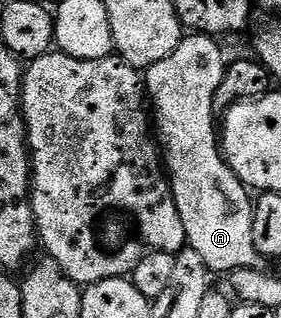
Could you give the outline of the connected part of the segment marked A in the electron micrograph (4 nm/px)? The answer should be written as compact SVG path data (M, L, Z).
M191 33L184 36L177 51L155 64L145 73L145 91L151 106L155 135L171 183L171 194L177 205L182 226L185 227L188 248L197 252L207 269L214 274L229 275L238 269L250 269L260 260L259 252L251 242L249 220L249 191L243 181L227 165L219 144L219 131L215 112L217 88L227 70L227 58L210 34Z

